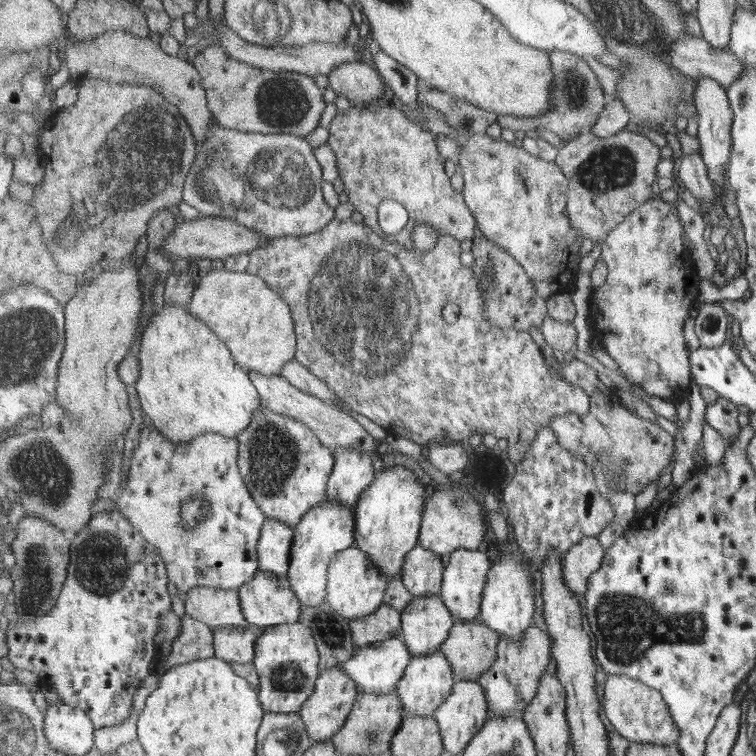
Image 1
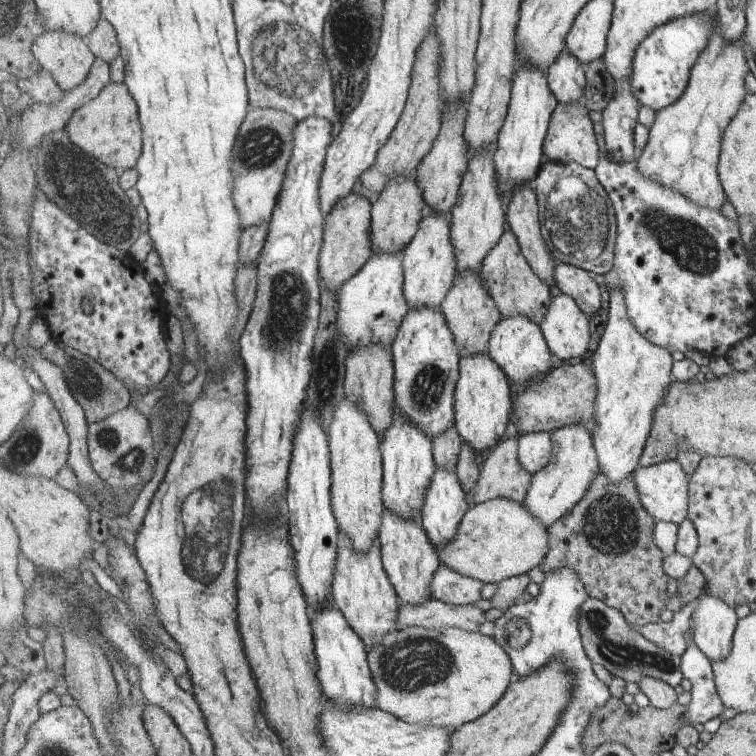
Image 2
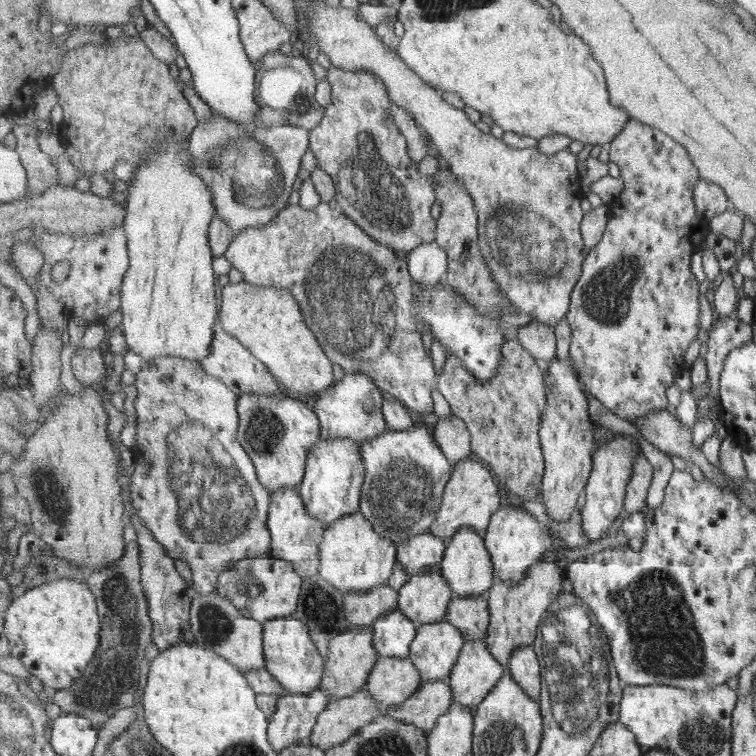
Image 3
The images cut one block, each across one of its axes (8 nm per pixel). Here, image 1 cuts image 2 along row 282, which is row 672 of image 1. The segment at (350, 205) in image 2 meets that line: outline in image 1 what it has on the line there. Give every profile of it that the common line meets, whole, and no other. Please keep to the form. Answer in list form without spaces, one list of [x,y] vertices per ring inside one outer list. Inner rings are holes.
[[[331,667],[320,674],[316,682],[316,690],[305,701],[299,712],[313,743],[331,739],[344,727],[360,693],[356,681],[342,667]]]

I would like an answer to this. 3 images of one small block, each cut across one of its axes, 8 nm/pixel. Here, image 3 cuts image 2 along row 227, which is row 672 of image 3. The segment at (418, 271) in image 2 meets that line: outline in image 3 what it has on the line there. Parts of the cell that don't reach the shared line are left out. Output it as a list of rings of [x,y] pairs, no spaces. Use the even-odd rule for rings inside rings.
[[[448,620],[419,625],[416,639],[411,647],[410,659],[419,669],[423,682],[448,680],[453,667],[456,666],[457,661],[460,659],[466,641],[461,629]]]

